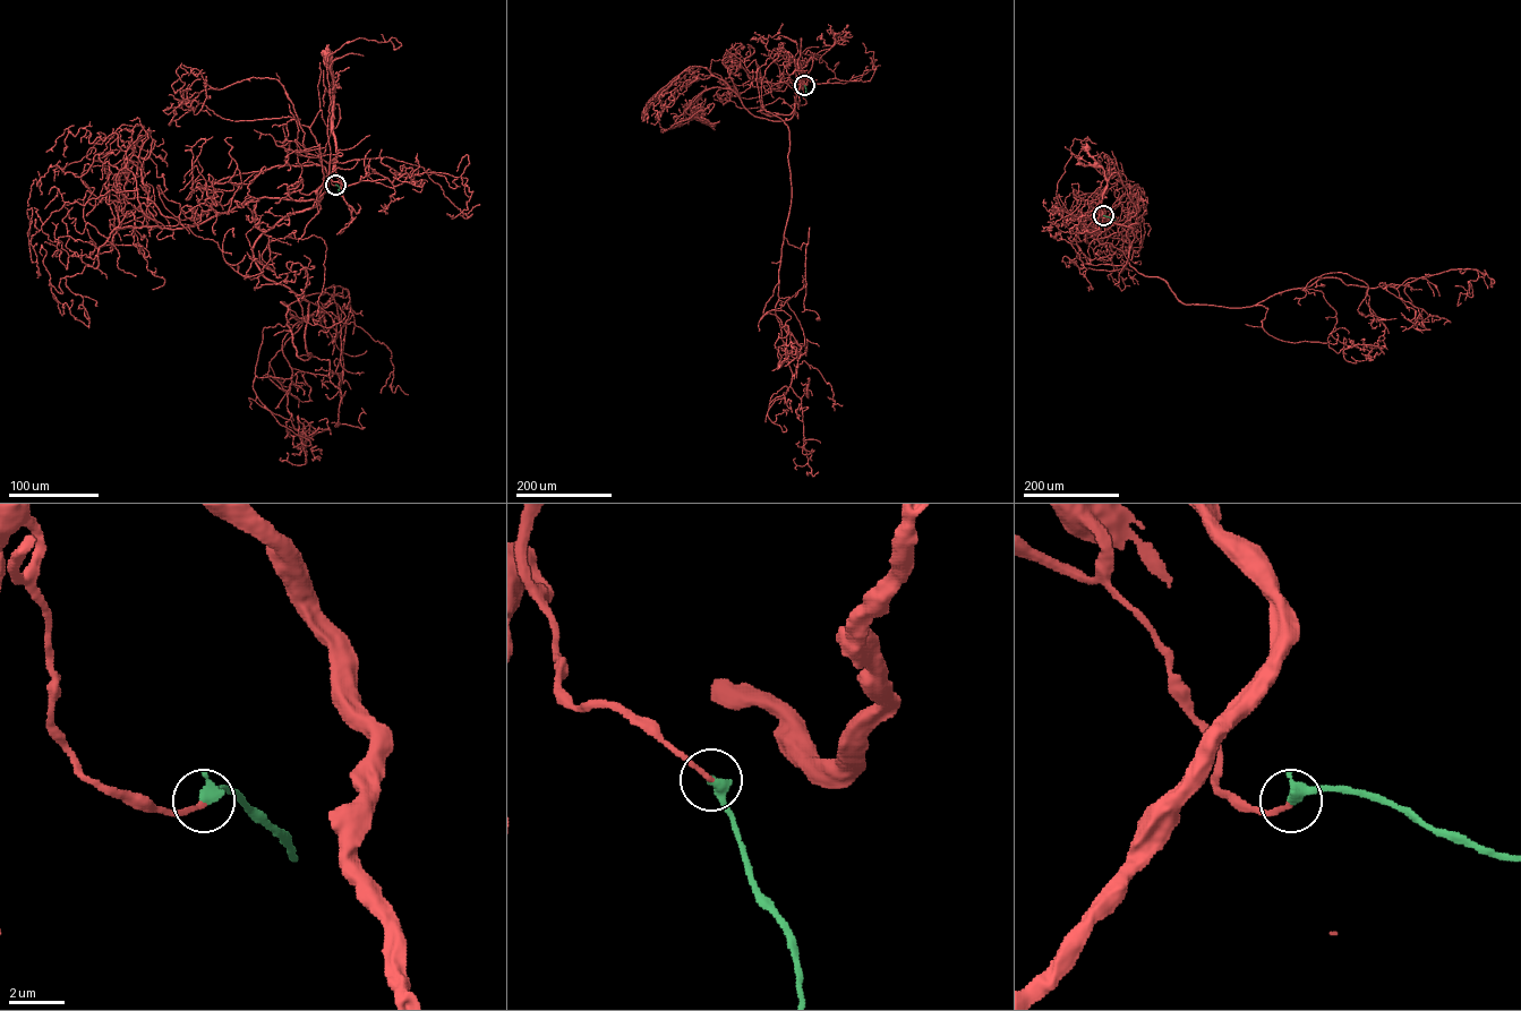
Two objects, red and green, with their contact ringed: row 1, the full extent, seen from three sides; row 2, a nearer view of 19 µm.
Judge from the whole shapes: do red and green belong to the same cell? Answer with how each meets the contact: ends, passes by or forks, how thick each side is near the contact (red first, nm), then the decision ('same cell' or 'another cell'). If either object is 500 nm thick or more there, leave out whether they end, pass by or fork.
red ends there; green ends there; 170 nm thick on the red side, 480 nm on the other; same cell

